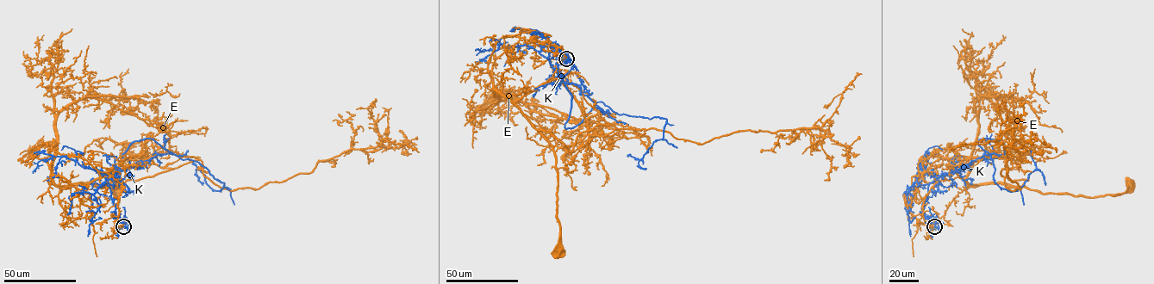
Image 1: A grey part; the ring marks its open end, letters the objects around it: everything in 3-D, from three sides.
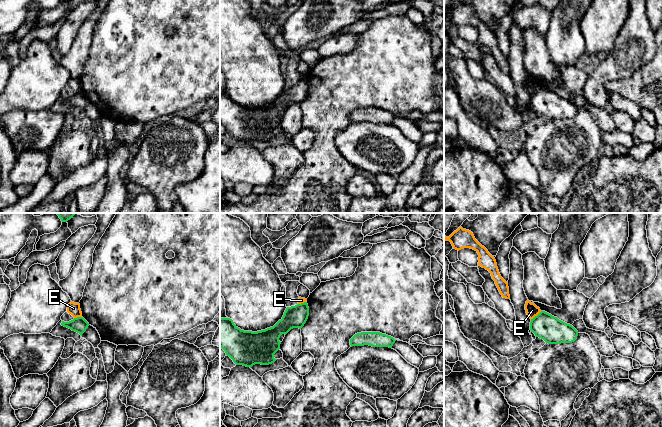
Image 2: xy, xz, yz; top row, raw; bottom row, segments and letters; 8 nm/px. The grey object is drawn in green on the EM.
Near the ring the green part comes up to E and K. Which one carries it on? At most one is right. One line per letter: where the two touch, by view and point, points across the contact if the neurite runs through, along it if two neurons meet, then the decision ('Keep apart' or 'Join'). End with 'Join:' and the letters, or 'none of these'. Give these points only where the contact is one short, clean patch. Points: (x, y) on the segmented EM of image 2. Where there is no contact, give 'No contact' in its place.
E: Touches green at yz (537, 315). Boundary: yz (541, 311), (531, 319). Keep apart
K: No contact. Join
Join: K

